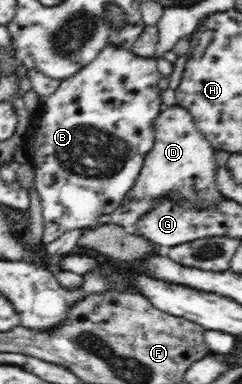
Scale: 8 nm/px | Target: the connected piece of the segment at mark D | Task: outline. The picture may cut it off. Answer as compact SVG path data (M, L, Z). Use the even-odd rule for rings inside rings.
M176 105L167 108L163 107L154 118L152 127L153 133L155 133L152 149L144 156L144 167L142 167L142 171L138 174L135 184L131 187L131 198L111 213L112 224L122 226L124 229L136 225L136 221L141 218L141 215L144 215L151 208L153 199L160 196L178 194L178 198L182 200L184 206L207 206L208 204L215 204L224 196L217 188L217 183L215 182L216 171L219 169L215 158L215 149L204 137L204 134L200 133L189 110Z

